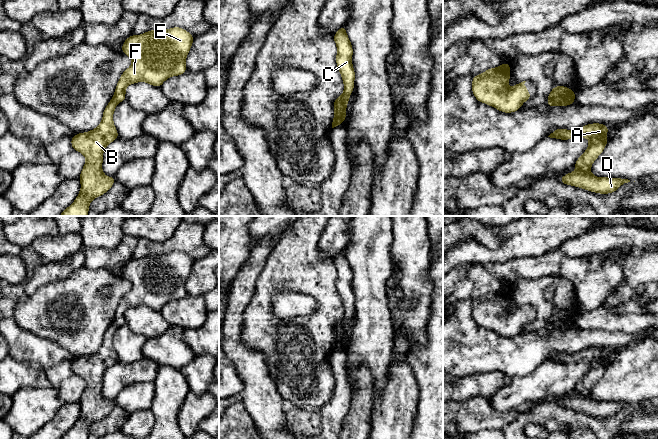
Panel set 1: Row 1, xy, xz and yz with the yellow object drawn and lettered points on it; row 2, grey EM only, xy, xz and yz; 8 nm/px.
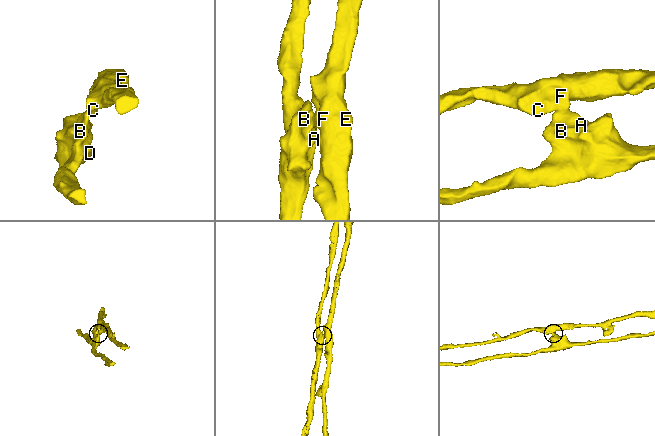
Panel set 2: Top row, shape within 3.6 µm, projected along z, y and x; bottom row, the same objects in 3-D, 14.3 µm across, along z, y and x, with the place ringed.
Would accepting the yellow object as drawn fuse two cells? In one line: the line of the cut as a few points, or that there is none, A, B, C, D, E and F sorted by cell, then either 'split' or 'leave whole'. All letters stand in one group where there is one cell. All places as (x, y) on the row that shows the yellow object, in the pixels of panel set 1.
cut in yz along (573, 99), (548, 101); A B D / C E F; split

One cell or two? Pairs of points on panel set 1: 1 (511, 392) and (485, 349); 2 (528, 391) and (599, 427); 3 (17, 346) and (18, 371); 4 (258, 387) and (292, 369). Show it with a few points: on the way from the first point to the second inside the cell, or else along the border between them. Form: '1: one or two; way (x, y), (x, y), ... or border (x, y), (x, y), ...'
1: two; border (531, 372), (524, 376), (513, 376), (509, 379)
2: two; border (551, 402), (538, 404), (528, 411)
3: two; border (10, 356), (18, 361), (36, 363), (41, 367)
4: two; border (265, 357), (271, 379), (283, 399)

